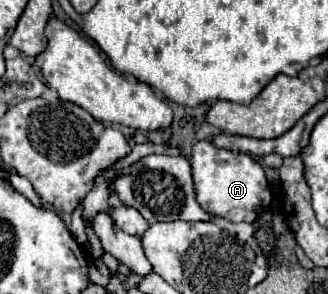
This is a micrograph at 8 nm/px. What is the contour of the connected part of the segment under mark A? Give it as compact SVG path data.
M197 141L191 153L191 171L197 203L211 215L229 219L231 223L253 223L271 203L271 189L261 163L247 153L233 153L215 147L211 141Z

